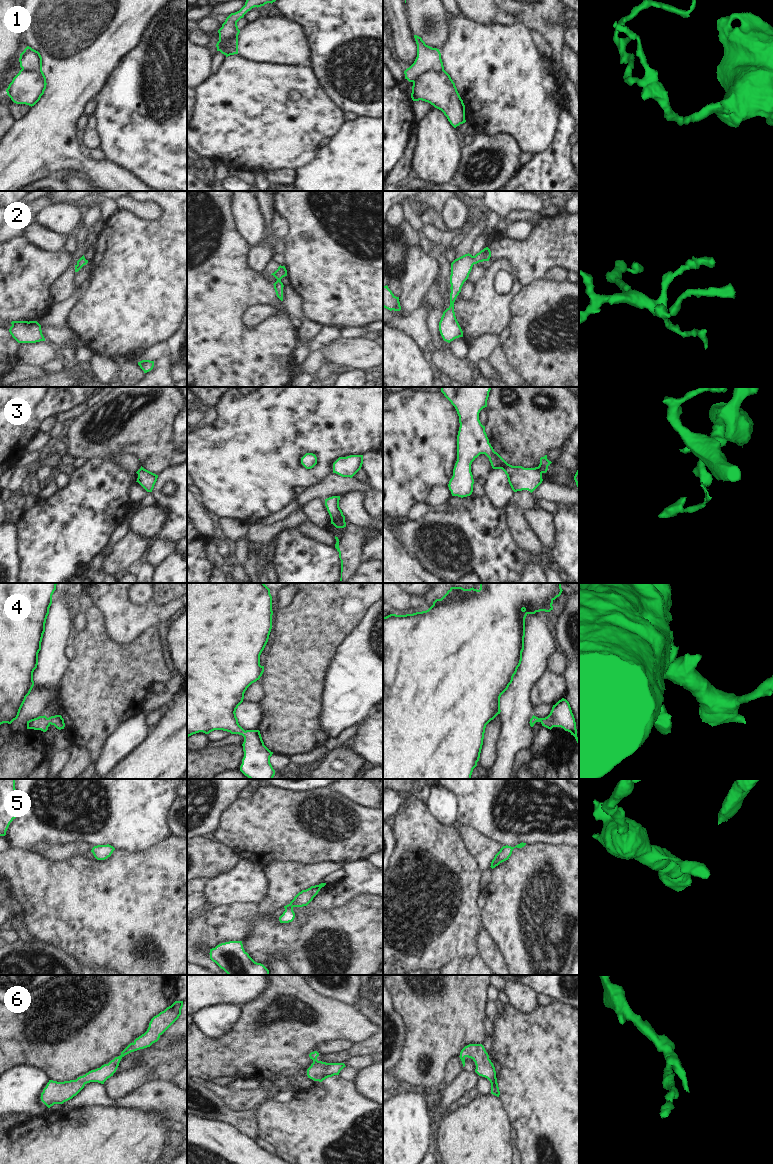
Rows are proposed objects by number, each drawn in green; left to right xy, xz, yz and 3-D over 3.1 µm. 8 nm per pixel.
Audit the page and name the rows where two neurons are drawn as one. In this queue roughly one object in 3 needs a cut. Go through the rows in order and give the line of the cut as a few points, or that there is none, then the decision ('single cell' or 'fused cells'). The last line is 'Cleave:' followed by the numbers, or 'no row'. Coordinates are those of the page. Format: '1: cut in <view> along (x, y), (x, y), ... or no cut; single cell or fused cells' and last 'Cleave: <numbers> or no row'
1: cut in yz along (443, 69), (439, 71), (425, 71), (413, 82); fused cells
2: no cut; single cell
3: cut in yz along (537, 467), (541, 473); fused cells
4: no cut; single cell
5: no cut; single cell
6: no cut; single cell
Cleave: 1, 3

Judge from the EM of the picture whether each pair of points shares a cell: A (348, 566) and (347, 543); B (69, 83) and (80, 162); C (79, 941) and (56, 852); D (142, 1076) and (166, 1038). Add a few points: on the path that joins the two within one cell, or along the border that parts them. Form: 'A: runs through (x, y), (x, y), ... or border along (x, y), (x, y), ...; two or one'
A: runs through (348, 560), (348, 549); one
B: runs through (64, 103), (64, 142); one
C: border along (81, 854), (65, 859), (48, 859), (41, 855); two
D: border along (147, 1064), (135, 1066), (124, 1071); two

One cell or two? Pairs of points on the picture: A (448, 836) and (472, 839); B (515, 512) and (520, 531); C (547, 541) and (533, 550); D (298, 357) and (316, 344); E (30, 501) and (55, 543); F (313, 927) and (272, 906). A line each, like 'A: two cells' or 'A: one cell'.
A: two cells
B: one cell
C: two cells
D: two cells
E: two cells
F: two cells

